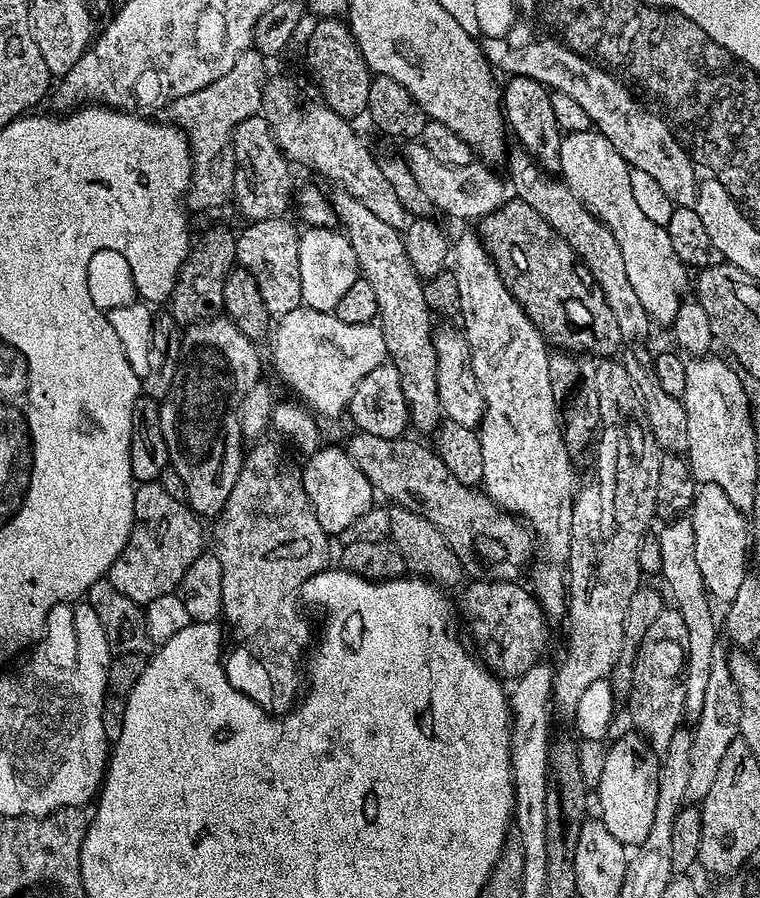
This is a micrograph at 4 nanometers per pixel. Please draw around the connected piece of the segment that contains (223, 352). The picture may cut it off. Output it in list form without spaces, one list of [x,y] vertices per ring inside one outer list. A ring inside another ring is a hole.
[[[221,314],[213,320],[204,320],[201,324],[187,325],[180,338],[180,359],[173,385],[159,401],[162,438],[166,438],[168,463],[178,472],[178,477],[182,478],[188,507],[201,518],[220,515],[242,470],[246,444],[240,435],[238,410],[250,386],[261,379],[260,356],[256,353],[256,348],[253,340],[246,338],[246,334],[242,334],[242,330],[238,330],[238,326],[234,326],[227,315]]]

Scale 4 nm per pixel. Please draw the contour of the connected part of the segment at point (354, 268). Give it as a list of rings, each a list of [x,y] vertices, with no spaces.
[[[305,227],[299,240],[299,278],[302,283],[302,302],[319,312],[332,312],[339,299],[359,280],[357,254],[343,231],[326,227]]]

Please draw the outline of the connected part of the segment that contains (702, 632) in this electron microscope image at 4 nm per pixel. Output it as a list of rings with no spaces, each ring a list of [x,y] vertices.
[[[677,518],[669,520],[663,527],[664,529],[659,529],[658,532],[660,545],[662,546],[662,570],[660,571],[660,576],[662,580],[668,583],[668,588],[672,591],[673,598],[676,599],[674,607],[677,612],[682,614],[682,622],[686,622],[686,630],[688,631],[688,661],[684,671],[684,689],[686,690],[684,711],[689,717],[695,718],[700,715],[702,710],[702,702],[706,698],[706,686],[710,683],[710,666],[718,654],[718,648],[716,648],[716,624],[718,628],[718,620],[712,617],[714,604],[708,595],[708,589],[704,587],[702,582],[702,570],[698,570],[698,558],[694,558],[694,526],[691,519]]]

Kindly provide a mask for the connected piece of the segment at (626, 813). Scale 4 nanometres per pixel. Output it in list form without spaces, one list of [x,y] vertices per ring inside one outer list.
[[[639,735],[624,736],[607,745],[606,767],[594,792],[600,795],[598,818],[626,846],[638,846],[654,826],[654,810],[658,806],[658,778],[661,761],[657,753]]]

